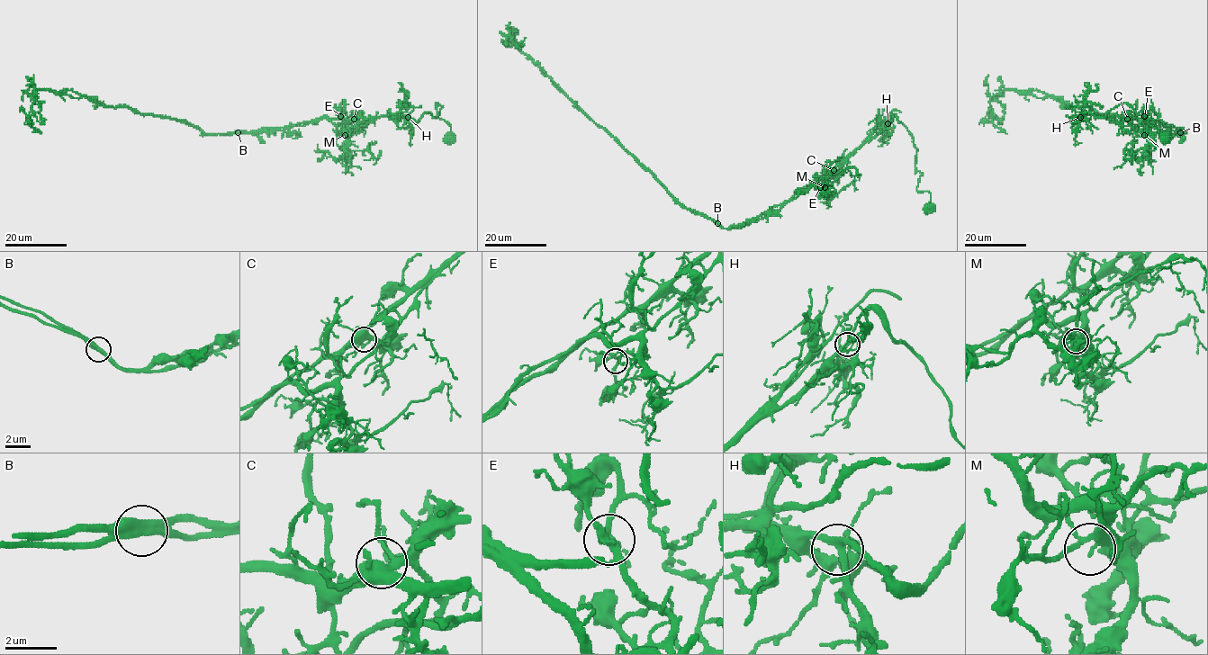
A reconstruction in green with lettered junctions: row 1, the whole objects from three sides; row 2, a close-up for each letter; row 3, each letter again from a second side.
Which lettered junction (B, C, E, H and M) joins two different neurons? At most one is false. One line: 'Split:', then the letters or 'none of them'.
Split: B

